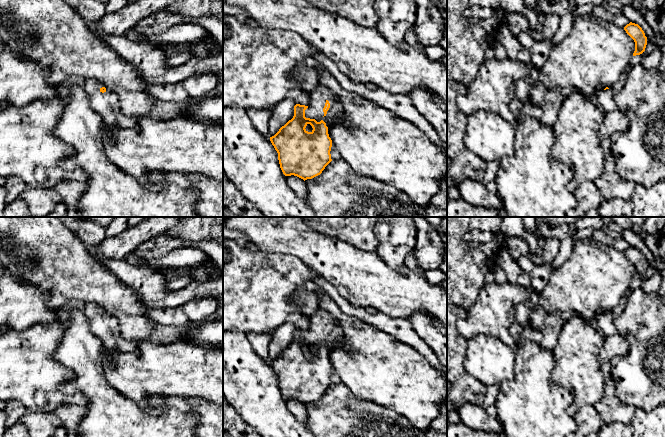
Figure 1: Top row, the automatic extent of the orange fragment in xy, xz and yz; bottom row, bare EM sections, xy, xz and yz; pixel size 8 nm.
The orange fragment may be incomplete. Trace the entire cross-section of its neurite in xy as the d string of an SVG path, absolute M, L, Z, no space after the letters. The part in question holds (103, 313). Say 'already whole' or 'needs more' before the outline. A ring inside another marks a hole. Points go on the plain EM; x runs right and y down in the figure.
needs more | M85 303L83 310L91 332L102 339L103 344L121 353L138 354L138 342L121 337L119 320L96 303Z

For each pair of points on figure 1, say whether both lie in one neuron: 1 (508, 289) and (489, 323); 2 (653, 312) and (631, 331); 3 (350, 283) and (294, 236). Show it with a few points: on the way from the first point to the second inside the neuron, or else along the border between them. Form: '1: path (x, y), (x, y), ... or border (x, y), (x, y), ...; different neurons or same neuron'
1: path (504, 297), (495, 306), (491, 315); same neuron
2: path (648, 317), (636, 326); same neuron
3: path (336, 269), (317, 250), (308, 244); same neuron

